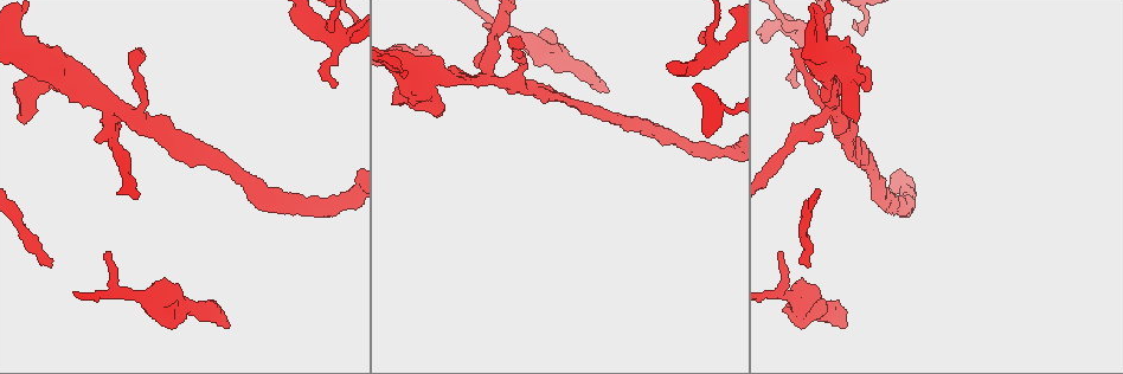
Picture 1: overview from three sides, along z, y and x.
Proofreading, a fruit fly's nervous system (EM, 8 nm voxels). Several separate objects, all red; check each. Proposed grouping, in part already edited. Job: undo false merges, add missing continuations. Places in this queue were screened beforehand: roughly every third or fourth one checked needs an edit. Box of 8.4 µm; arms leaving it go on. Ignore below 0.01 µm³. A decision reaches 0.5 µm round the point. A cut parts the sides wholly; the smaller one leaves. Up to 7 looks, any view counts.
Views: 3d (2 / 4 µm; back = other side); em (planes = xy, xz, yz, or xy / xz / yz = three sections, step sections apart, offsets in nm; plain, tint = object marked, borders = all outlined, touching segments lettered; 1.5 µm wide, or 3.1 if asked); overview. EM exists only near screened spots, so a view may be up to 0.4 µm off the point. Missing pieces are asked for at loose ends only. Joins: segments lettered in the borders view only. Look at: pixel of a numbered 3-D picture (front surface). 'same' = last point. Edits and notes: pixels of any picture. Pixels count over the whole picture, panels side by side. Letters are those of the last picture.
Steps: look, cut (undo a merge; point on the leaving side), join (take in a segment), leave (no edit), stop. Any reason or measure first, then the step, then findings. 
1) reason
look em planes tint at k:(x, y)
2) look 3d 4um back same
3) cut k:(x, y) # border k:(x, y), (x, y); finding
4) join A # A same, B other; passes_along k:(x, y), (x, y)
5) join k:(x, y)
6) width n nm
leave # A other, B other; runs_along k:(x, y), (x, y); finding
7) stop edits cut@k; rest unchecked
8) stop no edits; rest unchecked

branch stops here
look em planes tint at 1:(607, 90)

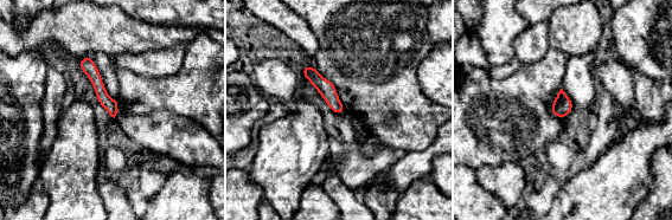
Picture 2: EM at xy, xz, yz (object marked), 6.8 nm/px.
look em planes borders same

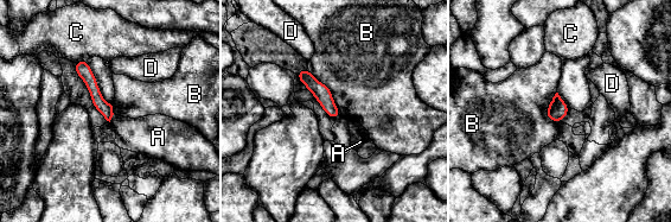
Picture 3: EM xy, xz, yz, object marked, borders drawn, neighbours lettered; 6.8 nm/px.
leave # A other, B other, C other, D other; runs_along 3:(77, 64), (108, 116); no lettered segment goes on from it

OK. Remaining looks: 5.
free end
look 3d 2um at 1:(25, 123)

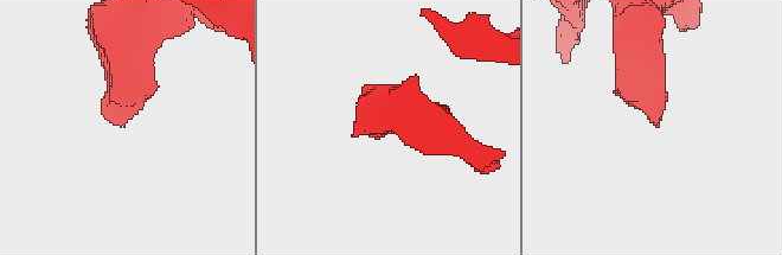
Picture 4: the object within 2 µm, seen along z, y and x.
look em planes borders at 4:(125, 125)

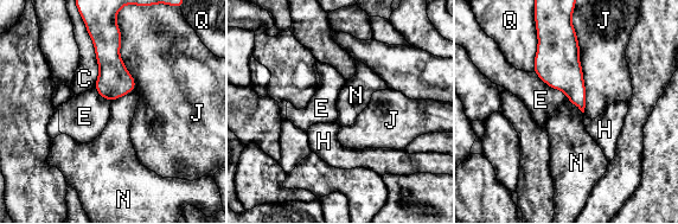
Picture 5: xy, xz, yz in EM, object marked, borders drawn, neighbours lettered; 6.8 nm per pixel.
leave # C other, E other, H other, J other, N other, Q other; border 5:(134, 89), (112, 102); none of them fits

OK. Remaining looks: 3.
branch stops here
look 3d 2um at 1:(49, 265)

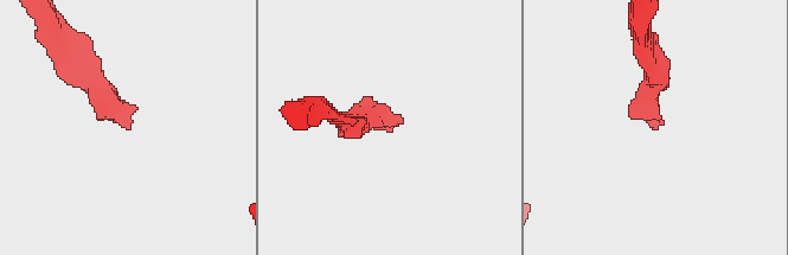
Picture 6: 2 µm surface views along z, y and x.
shape alone is not enough
look em xy step 4 tint at 6:(652, 124)

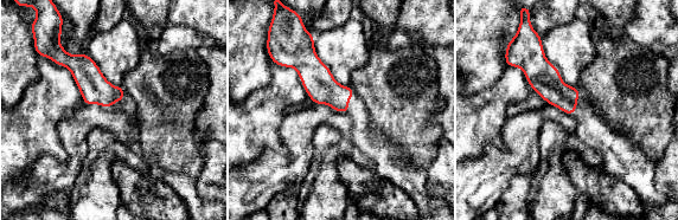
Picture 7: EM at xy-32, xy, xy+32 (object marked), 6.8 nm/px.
look em planes borders same

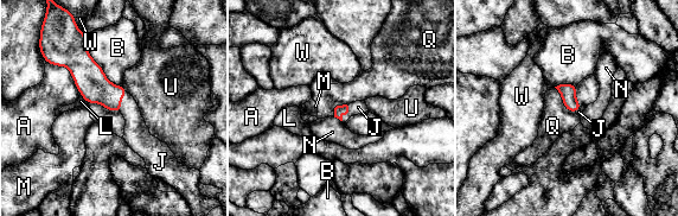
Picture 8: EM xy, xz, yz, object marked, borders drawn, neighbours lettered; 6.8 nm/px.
longest_contact B 440 nm
join J # A other, B other, J same, L other, M other, N other, Q other, U other, W other; passes_along 8:(94, 87), (120, 102), (136, 134); the cell continues

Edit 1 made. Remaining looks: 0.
stop edits join@8; rest unchecked

